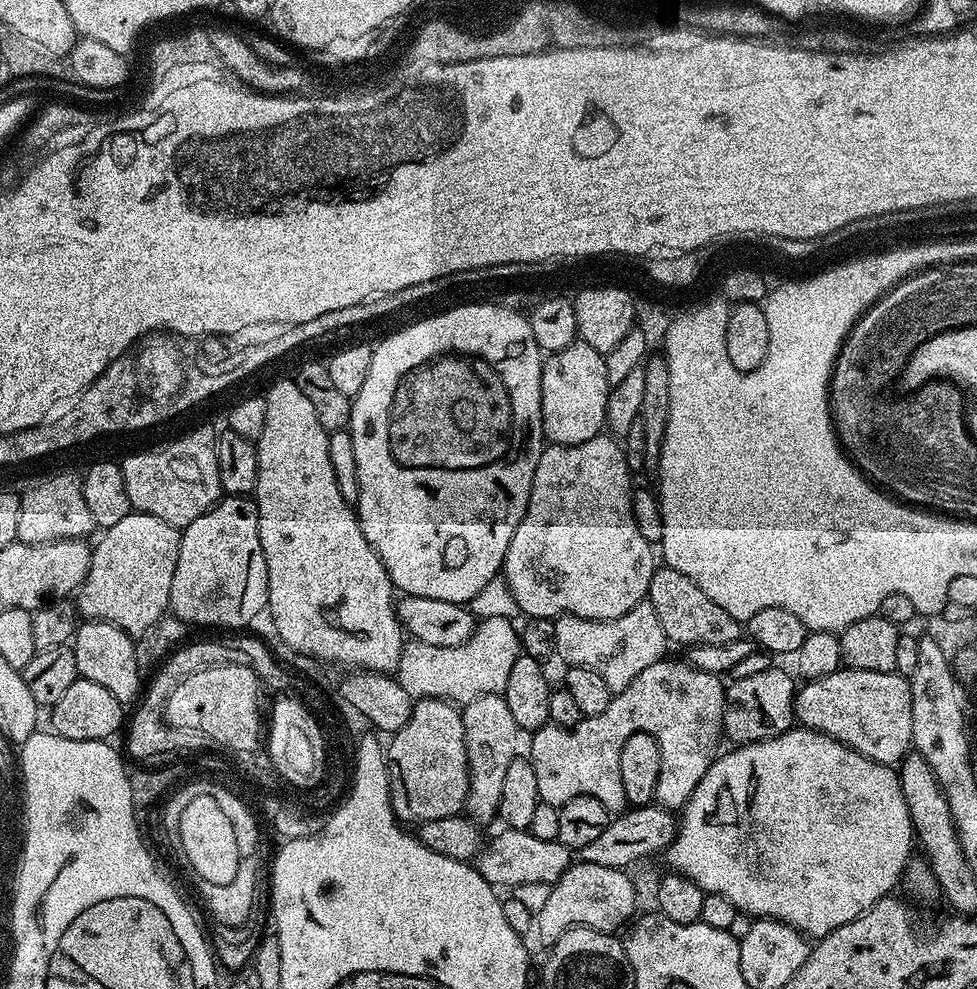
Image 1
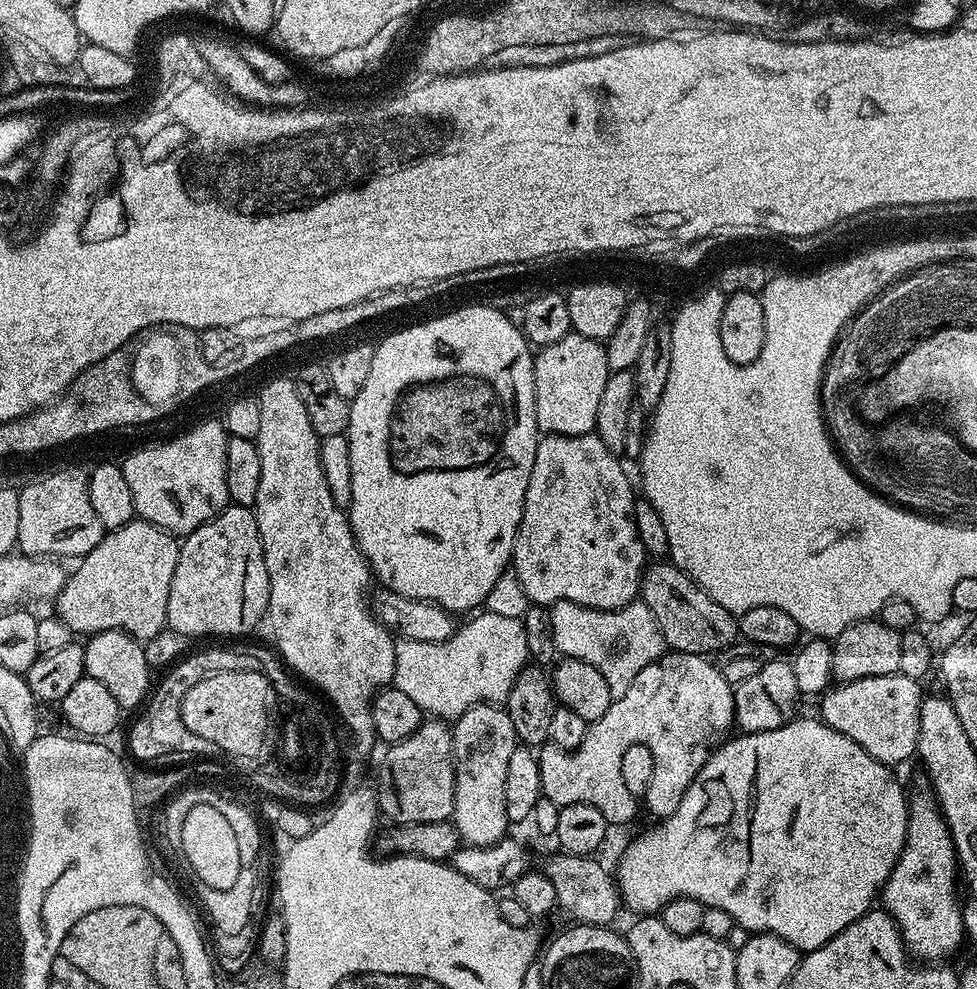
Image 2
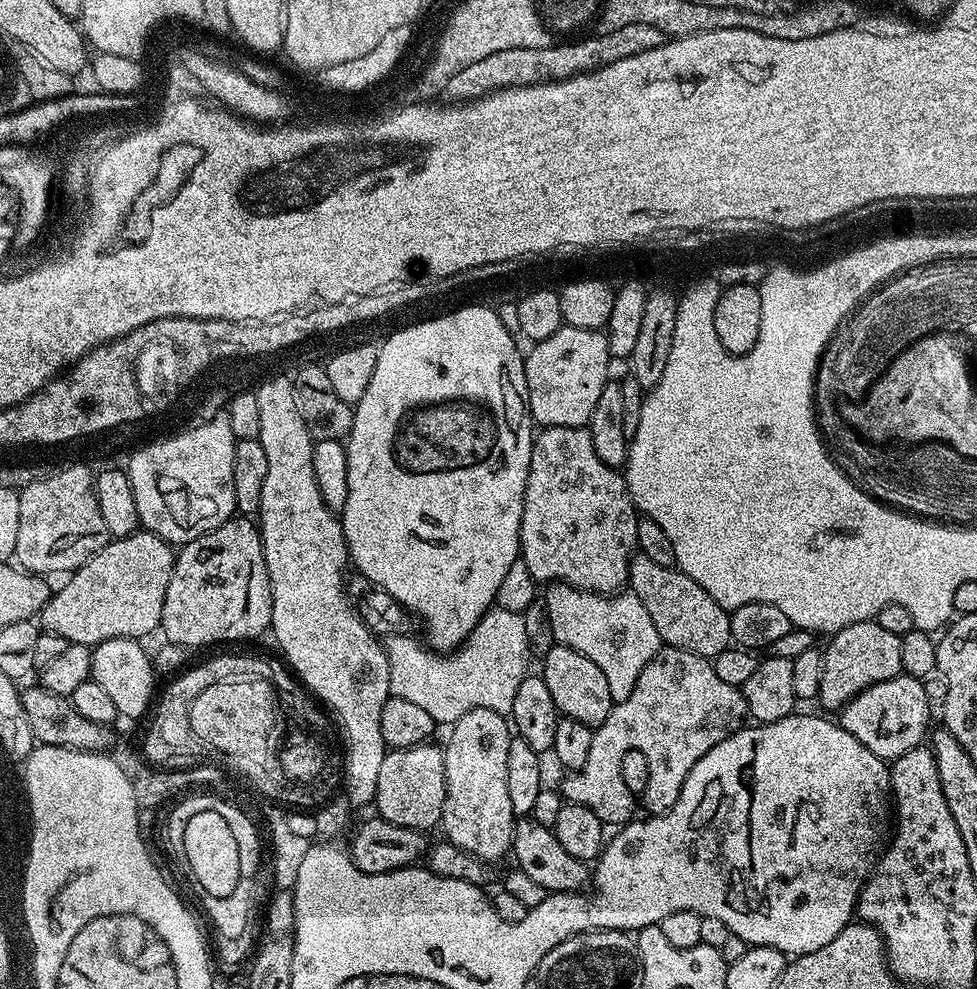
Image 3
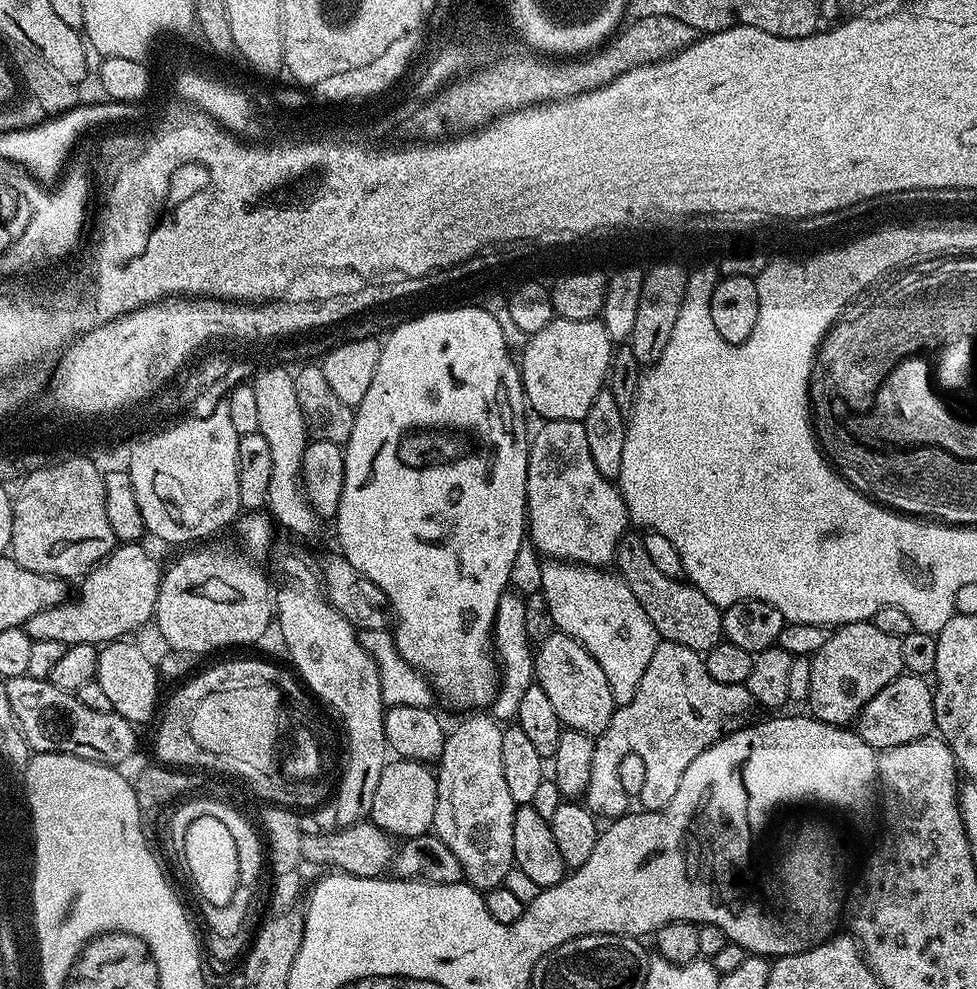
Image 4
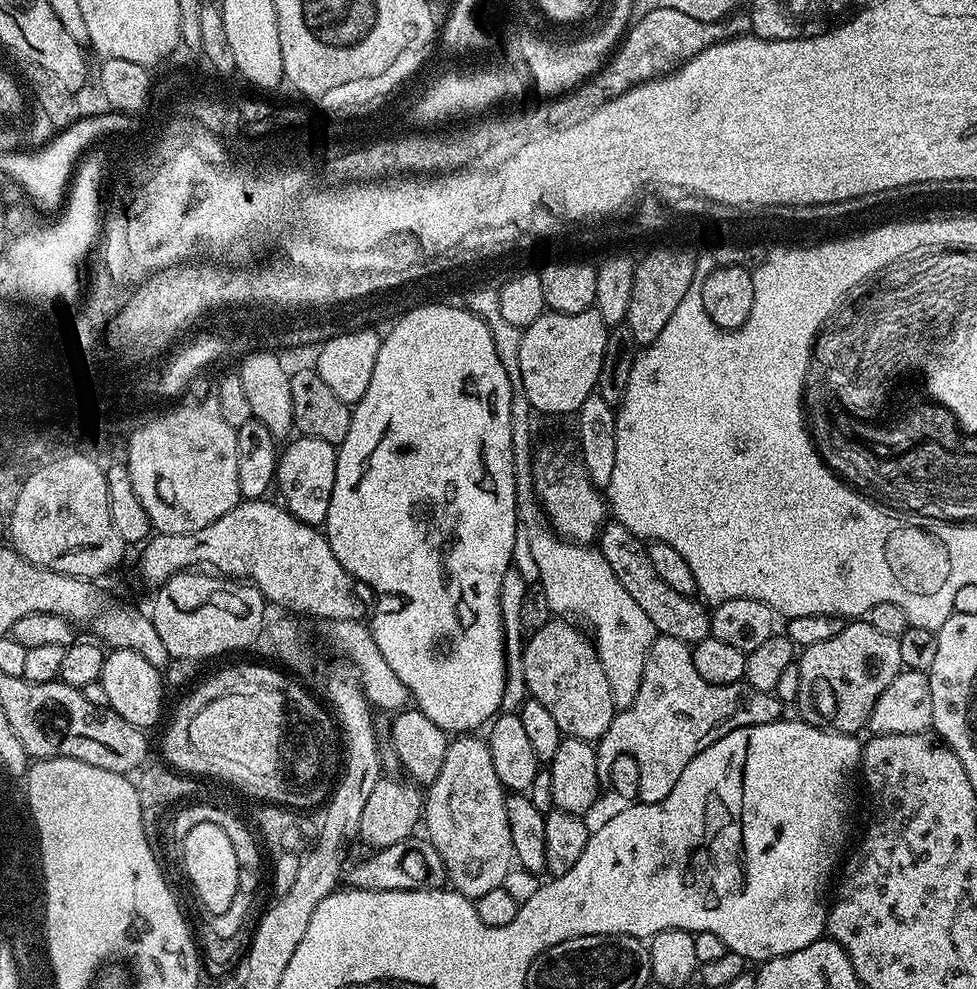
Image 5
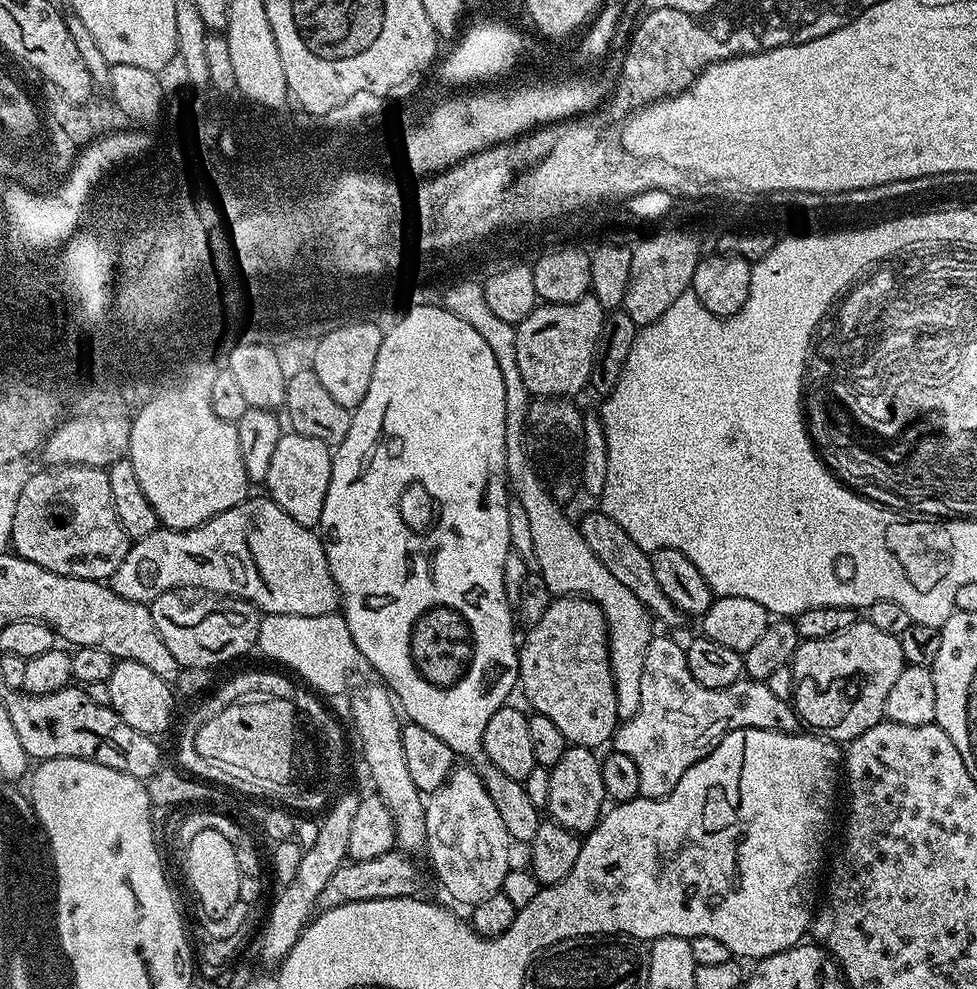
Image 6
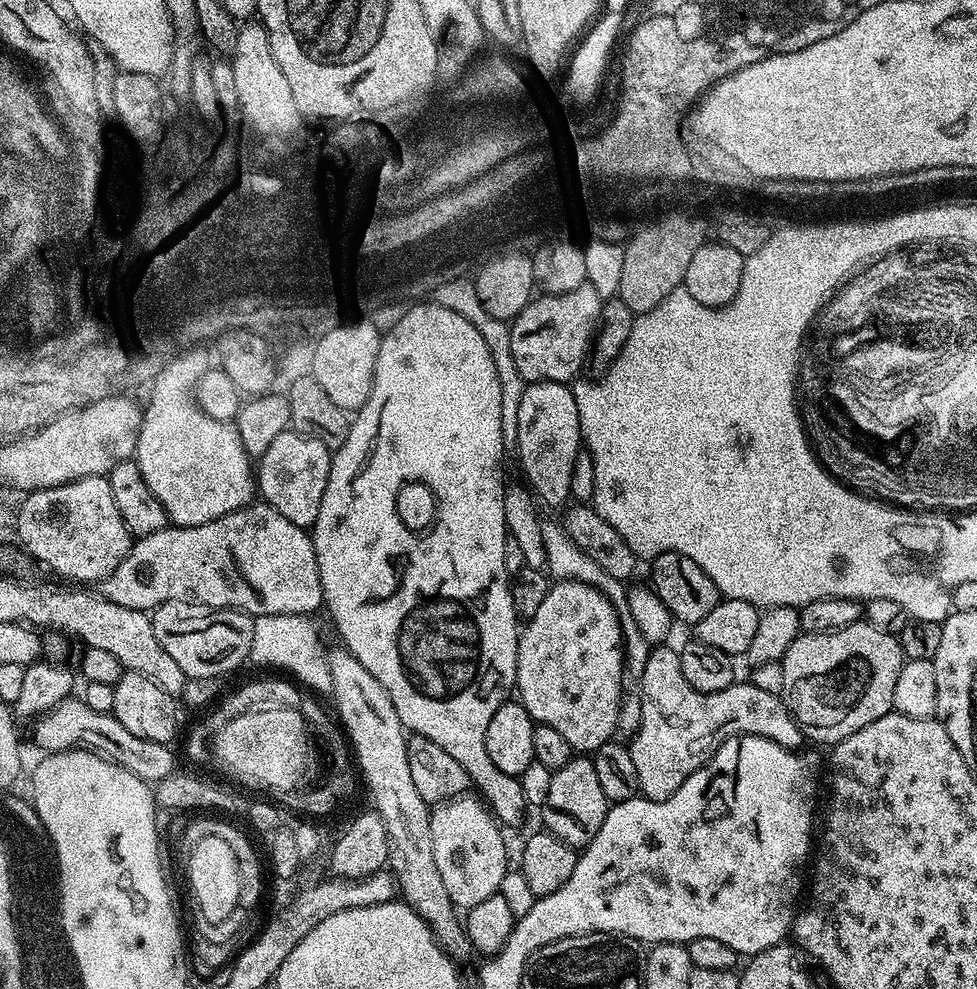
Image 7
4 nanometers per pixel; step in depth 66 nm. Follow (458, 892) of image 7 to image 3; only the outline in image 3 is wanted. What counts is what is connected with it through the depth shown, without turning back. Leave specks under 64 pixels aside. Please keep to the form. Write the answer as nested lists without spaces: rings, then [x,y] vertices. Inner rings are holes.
[[[475,708],[470,714],[462,714],[449,732],[452,733],[448,744],[443,745],[446,770],[443,835],[479,860],[496,862],[499,856],[509,855],[512,830],[518,819],[506,791],[506,753],[514,739],[509,721],[494,710]]]

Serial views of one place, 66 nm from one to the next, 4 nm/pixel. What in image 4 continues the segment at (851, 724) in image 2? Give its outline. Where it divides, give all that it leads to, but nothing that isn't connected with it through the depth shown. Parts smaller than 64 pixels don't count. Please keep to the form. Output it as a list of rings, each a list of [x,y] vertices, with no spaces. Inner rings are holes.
[[[901,674],[894,682],[890,682],[882,690],[878,690],[878,694],[874,694],[874,698],[870,698],[870,702],[866,702],[866,706],[855,721],[855,731],[860,733],[861,738],[871,748],[877,750],[883,750],[890,746],[906,746],[906,742],[921,740],[936,727],[936,715],[934,714],[934,702],[932,701],[933,695],[933,685],[925,677]]]

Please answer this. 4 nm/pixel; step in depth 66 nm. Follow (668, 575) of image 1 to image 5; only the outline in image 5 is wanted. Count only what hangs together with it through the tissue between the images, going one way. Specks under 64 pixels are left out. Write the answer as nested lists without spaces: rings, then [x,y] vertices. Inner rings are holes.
[[[615,522],[605,523],[598,537],[598,550],[602,558],[606,558],[610,570],[614,570],[614,575],[618,582],[622,582],[630,598],[634,598],[634,602],[638,602],[638,606],[642,606],[643,612],[650,617],[650,622],[654,622],[659,635],[678,638],[678,642],[689,646],[702,642],[710,635],[712,618],[709,609],[696,596],[678,594],[676,590],[666,586],[666,582],[658,578],[658,573],[650,563],[645,541],[630,534],[626,526]]]

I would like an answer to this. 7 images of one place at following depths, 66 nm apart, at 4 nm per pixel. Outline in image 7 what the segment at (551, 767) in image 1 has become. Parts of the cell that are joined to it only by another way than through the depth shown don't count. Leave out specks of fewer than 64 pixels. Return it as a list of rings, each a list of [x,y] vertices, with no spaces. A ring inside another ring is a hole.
[[[656,646],[651,649],[646,658],[646,670],[642,670],[640,679],[640,697],[642,698],[642,722],[640,728],[631,737],[630,751],[634,758],[634,766],[638,769],[640,792],[645,800],[665,800],[690,778],[698,769],[703,768],[711,760],[712,755],[719,750],[720,745],[729,736],[761,736],[773,740],[793,750],[799,749],[800,743],[805,743],[806,737],[799,724],[796,723],[780,696],[770,694],[766,690],[758,690],[750,682],[731,684],[726,690],[717,692],[699,692],[694,690],[682,678],[682,662],[680,653],[674,647]]]

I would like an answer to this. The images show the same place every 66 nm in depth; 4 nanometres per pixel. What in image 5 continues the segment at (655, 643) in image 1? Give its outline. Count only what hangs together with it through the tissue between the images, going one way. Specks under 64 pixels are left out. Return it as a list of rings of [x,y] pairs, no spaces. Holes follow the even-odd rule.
[[[526,424],[526,442],[512,436],[512,453],[516,471],[516,519],[519,531],[524,532],[526,542],[530,542],[530,554],[538,566],[538,586],[546,594],[553,614],[583,626],[590,633],[598,662],[602,662],[602,670],[606,670],[606,682],[610,682],[614,706],[618,710],[628,708],[638,695],[638,686],[642,686],[646,654],[650,654],[650,646],[658,635],[654,622],[650,622],[642,606],[630,598],[599,550],[564,540],[552,529],[536,497],[536,483],[532,481],[534,424]]]

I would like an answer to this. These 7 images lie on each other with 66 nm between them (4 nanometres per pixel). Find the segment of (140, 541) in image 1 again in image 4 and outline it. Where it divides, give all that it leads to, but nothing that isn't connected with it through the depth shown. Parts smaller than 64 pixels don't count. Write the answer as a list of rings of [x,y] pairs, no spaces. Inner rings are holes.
[[[141,543],[123,544],[114,548],[111,555],[101,560],[91,572],[87,573],[79,581],[80,593],[73,595],[64,601],[63,604],[42,610],[34,614],[23,624],[25,630],[33,640],[47,642],[51,638],[54,642],[63,644],[94,644],[103,646],[111,644],[113,640],[131,637],[131,632],[136,632],[144,623],[151,621],[156,614],[156,603],[162,579],[162,566],[159,565],[142,547]],[[76,596],[76,597],[75,597]],[[116,616],[120,616],[120,625],[112,628]]]

